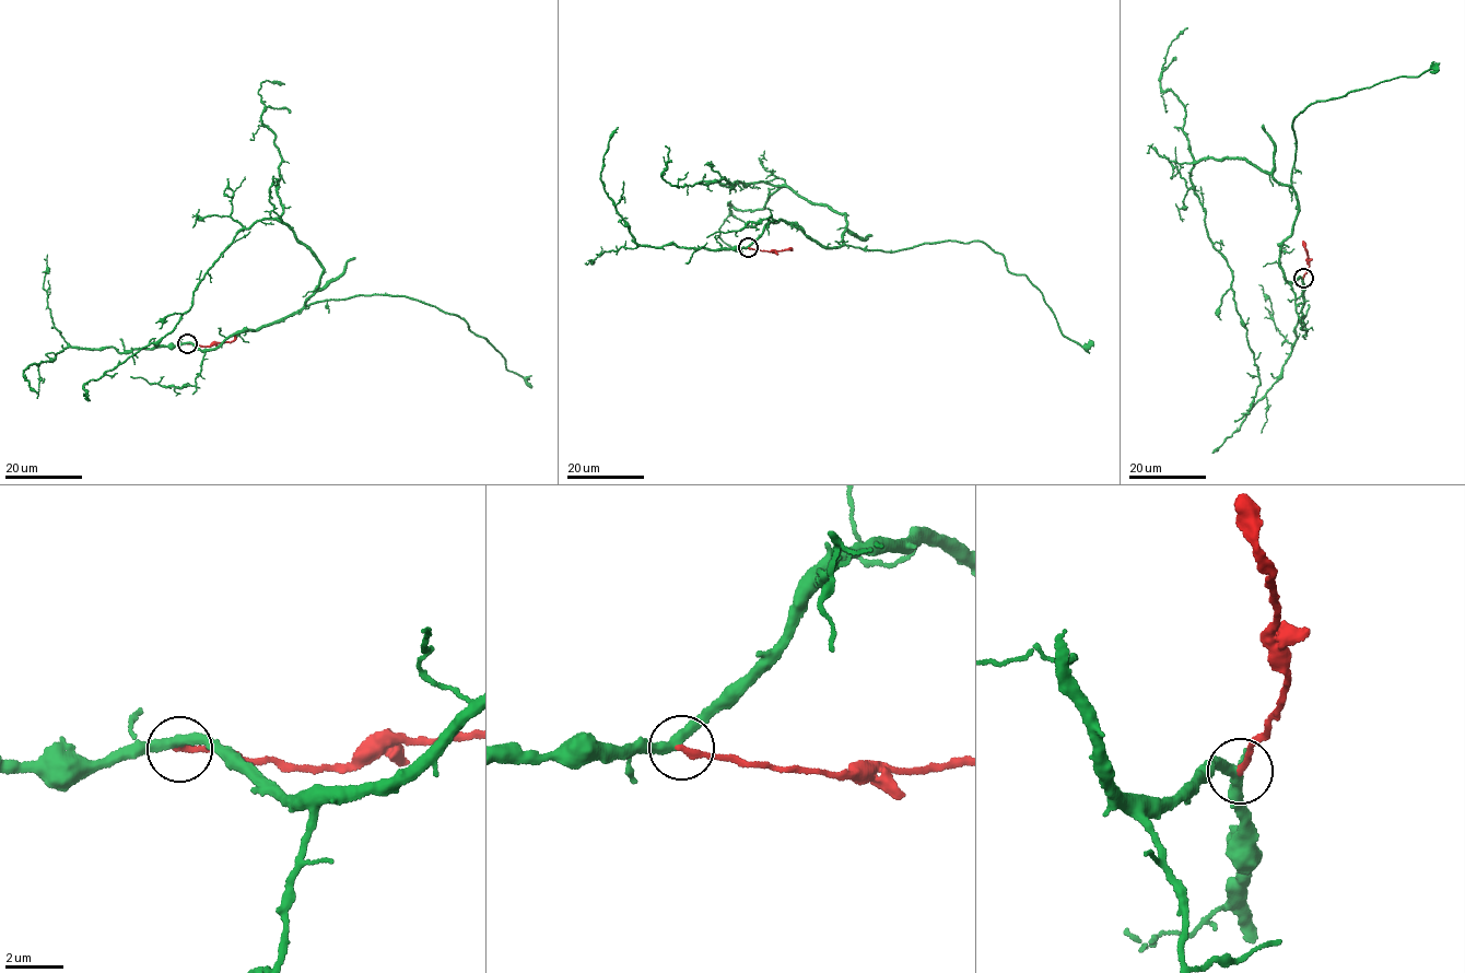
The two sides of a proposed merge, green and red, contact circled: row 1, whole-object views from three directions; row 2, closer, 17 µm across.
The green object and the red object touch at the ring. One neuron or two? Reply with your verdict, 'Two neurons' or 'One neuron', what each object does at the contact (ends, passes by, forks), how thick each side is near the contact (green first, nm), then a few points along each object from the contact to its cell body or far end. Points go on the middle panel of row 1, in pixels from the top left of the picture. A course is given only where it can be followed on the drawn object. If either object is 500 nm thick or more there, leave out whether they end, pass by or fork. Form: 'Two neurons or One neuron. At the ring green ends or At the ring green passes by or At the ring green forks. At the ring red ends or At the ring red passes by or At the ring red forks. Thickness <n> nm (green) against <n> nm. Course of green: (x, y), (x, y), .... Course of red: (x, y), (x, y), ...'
Two neurons. At the ring green passes by. At the ring red ends. Thickness 340 nm (green) against 200 nm. Course of green: (748, 247), (781, 220), (835, 247), (845, 214), (761, 182), (671, 185), (661, 174), (665, 145). Course of red: (749, 248), (772, 251), (792, 248)

